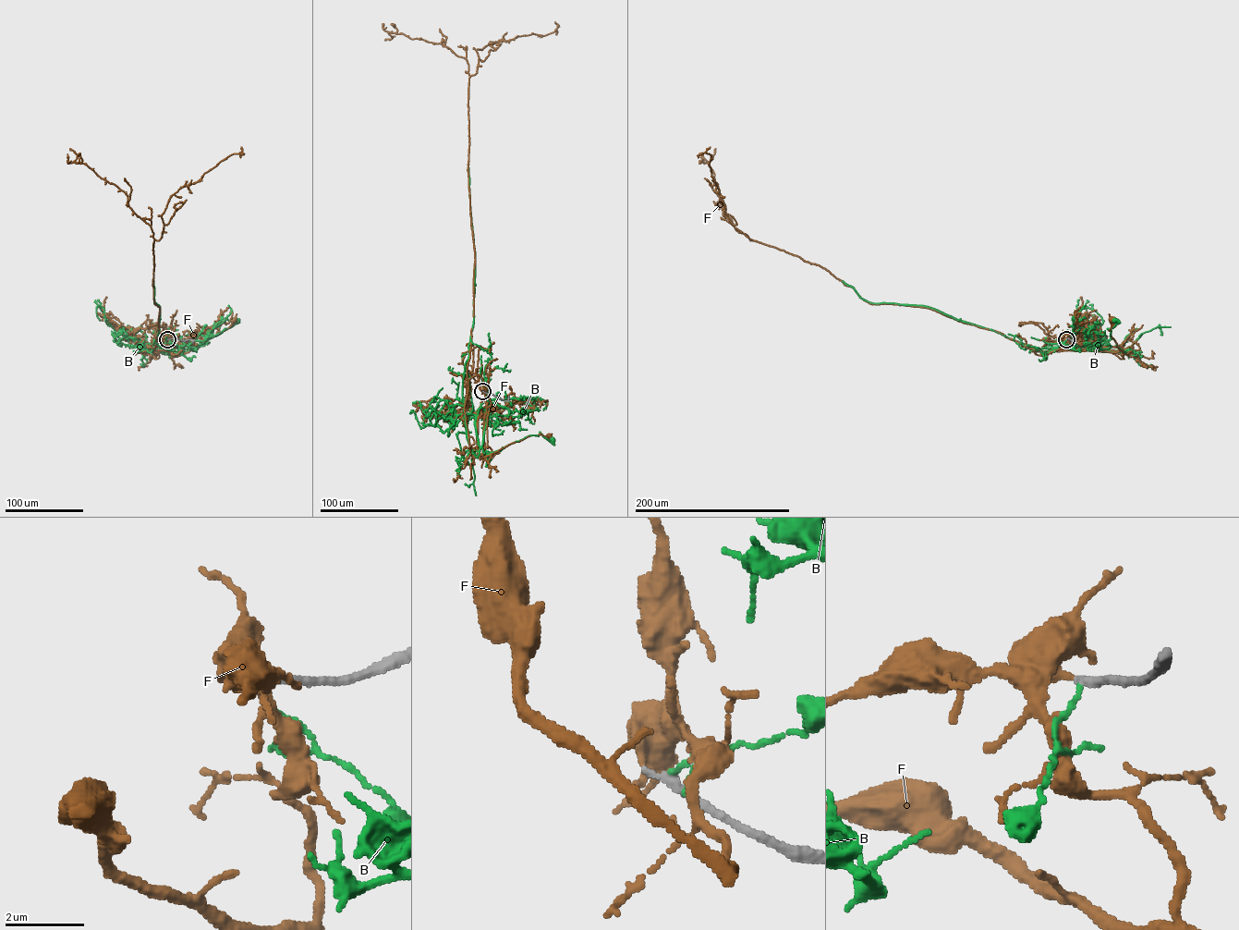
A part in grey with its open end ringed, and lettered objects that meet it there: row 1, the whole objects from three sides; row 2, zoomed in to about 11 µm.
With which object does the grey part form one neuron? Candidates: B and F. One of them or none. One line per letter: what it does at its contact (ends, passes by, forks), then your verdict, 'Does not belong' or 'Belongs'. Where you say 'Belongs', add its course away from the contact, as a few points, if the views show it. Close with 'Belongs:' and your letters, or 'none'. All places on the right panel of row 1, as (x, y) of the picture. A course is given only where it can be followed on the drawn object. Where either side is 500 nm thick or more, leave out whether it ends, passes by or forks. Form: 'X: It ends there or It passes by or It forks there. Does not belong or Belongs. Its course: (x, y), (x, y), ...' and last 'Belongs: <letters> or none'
B: It ends there. Does not belong
F: It ends there. Does not belong
Belongs: none

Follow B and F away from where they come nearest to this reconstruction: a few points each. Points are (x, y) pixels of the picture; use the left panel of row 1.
B: (168, 339), (172, 346), (166, 354), (176, 355), (200, 345), (231, 327), (237, 320)
F: (167, 339), (171, 348), (167, 353), (183, 354), (225, 330), (234, 320)

